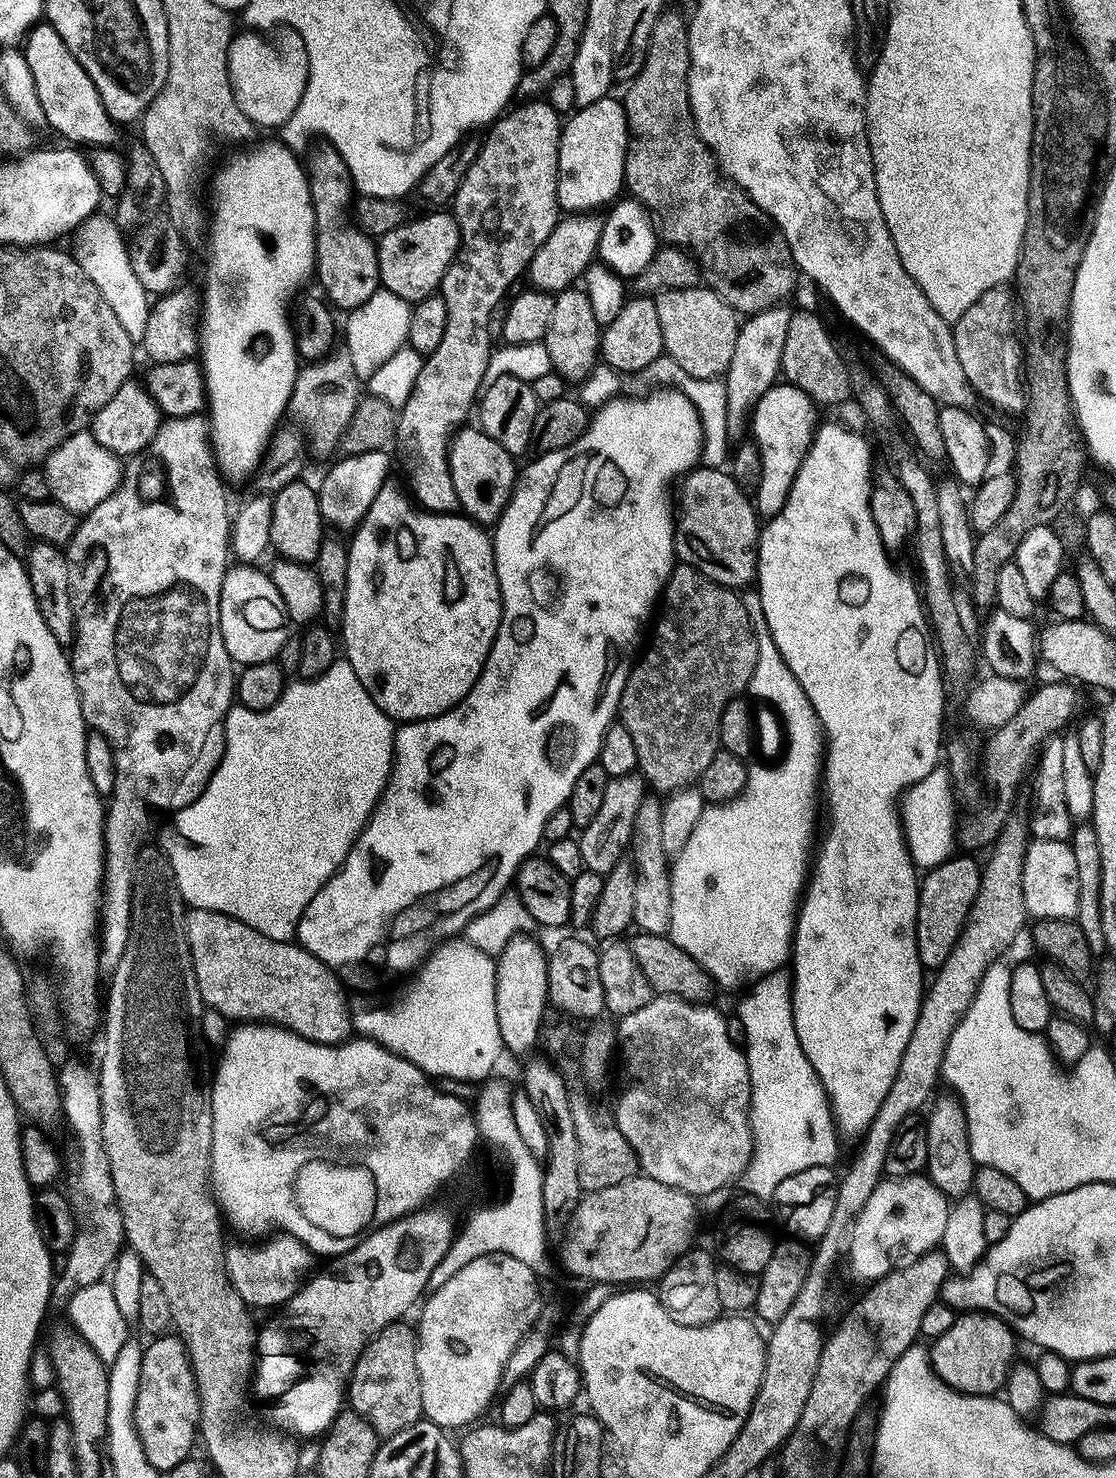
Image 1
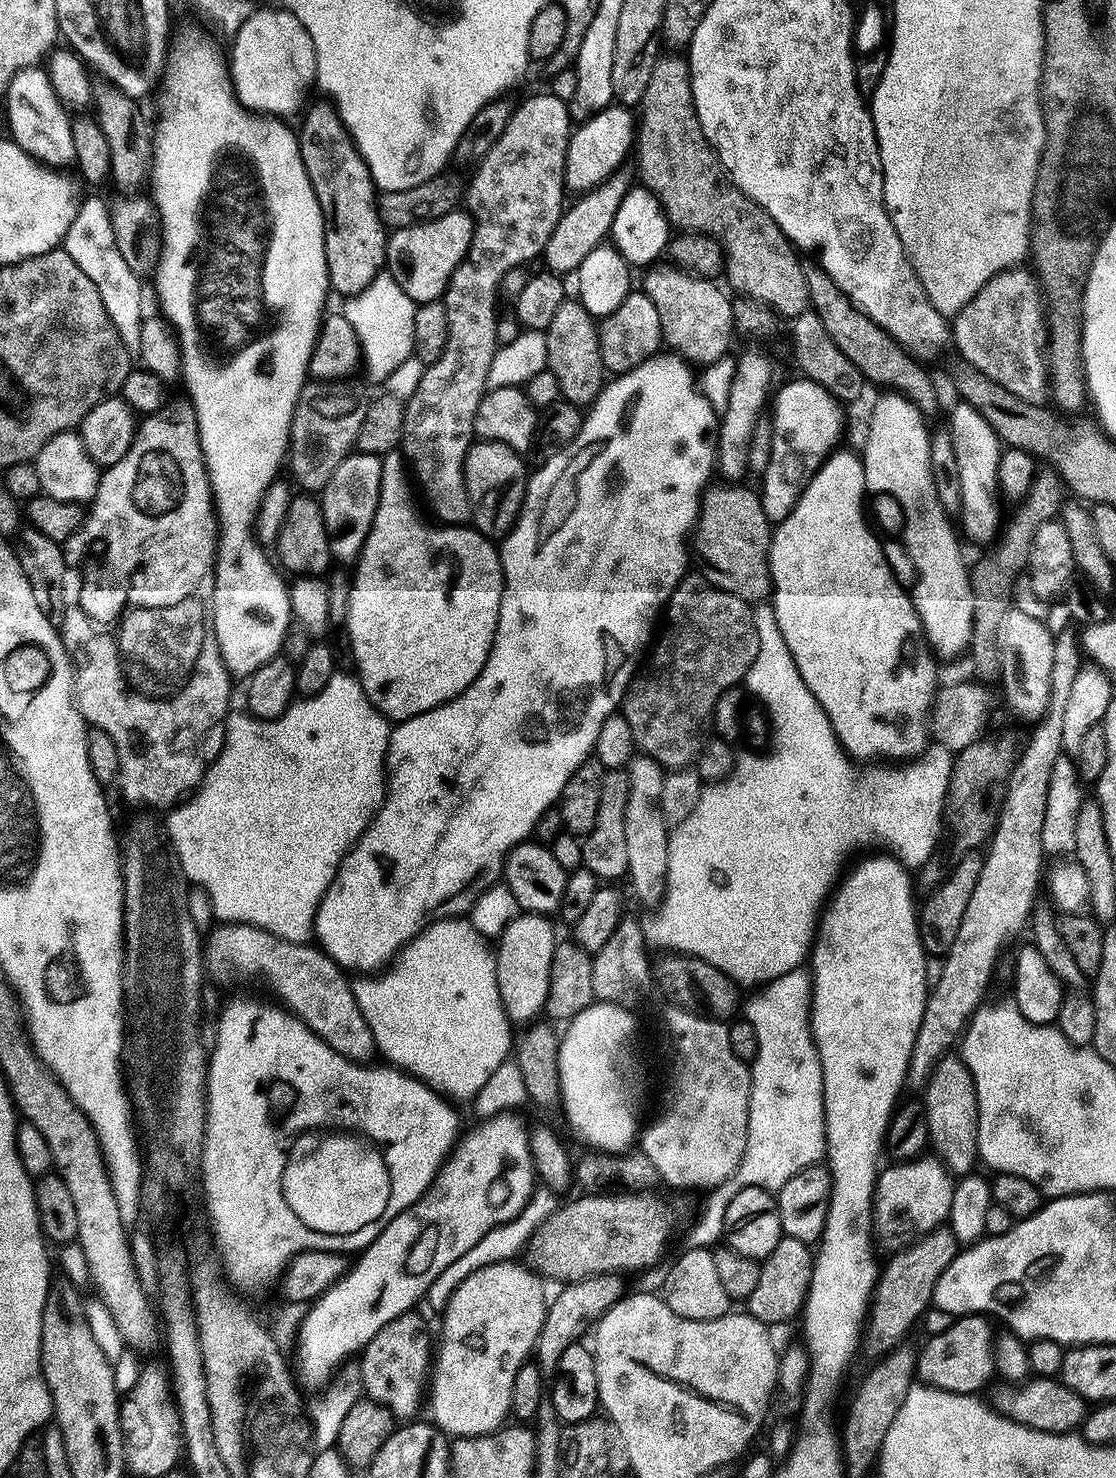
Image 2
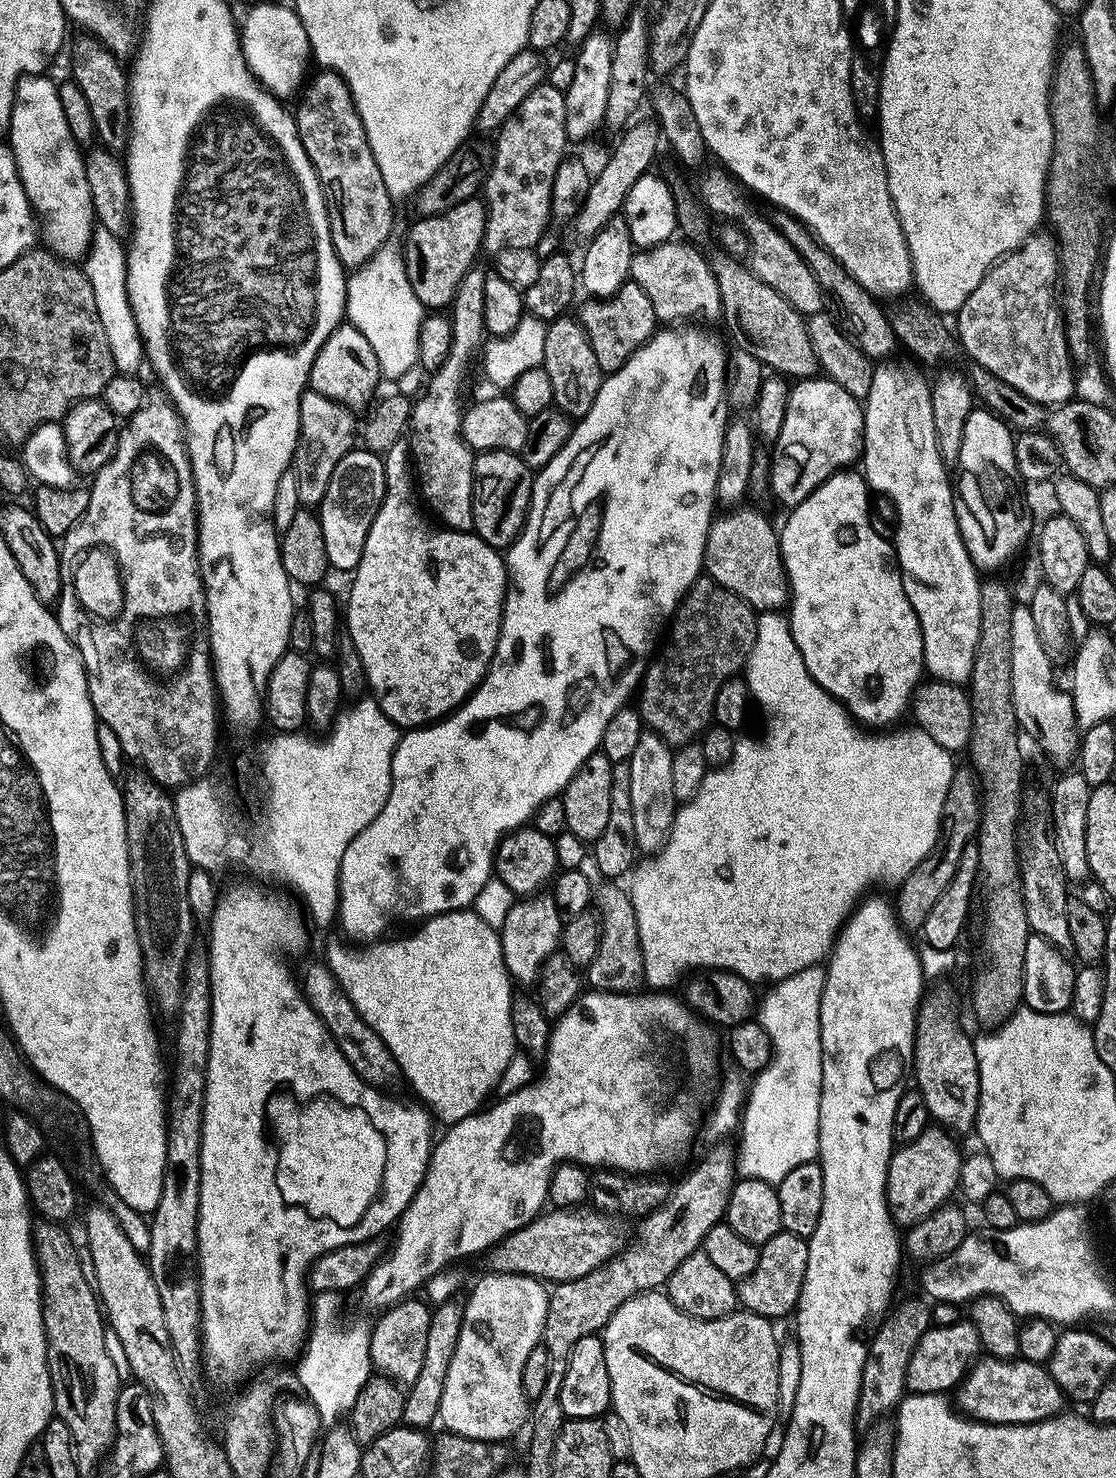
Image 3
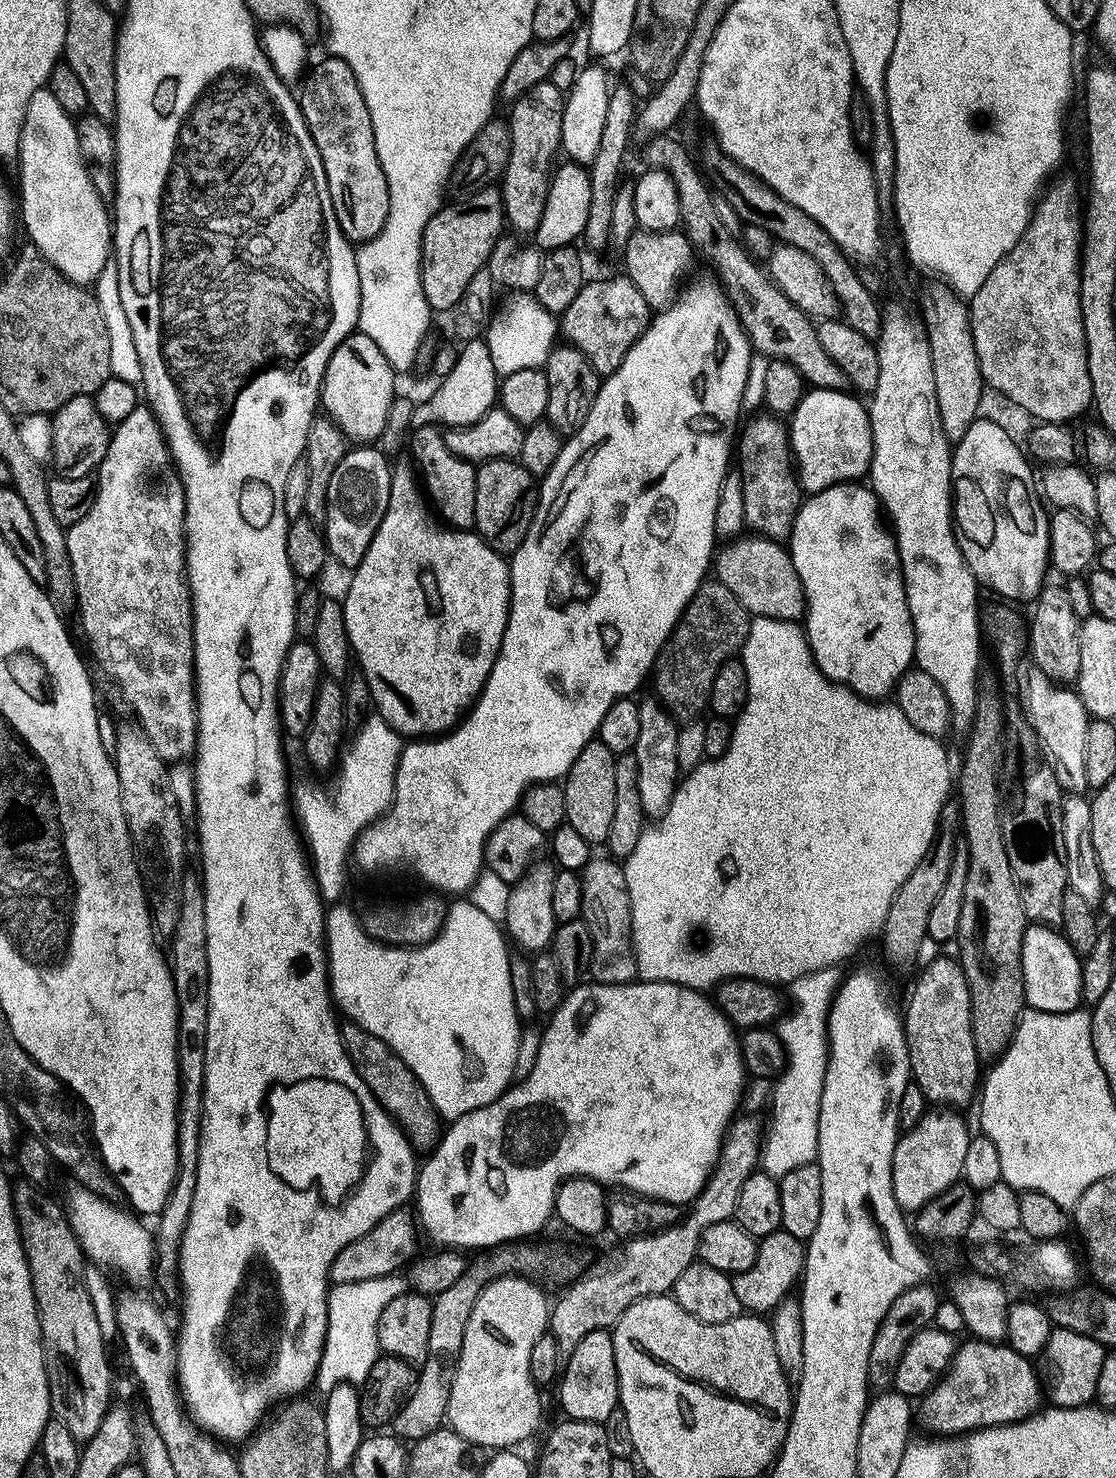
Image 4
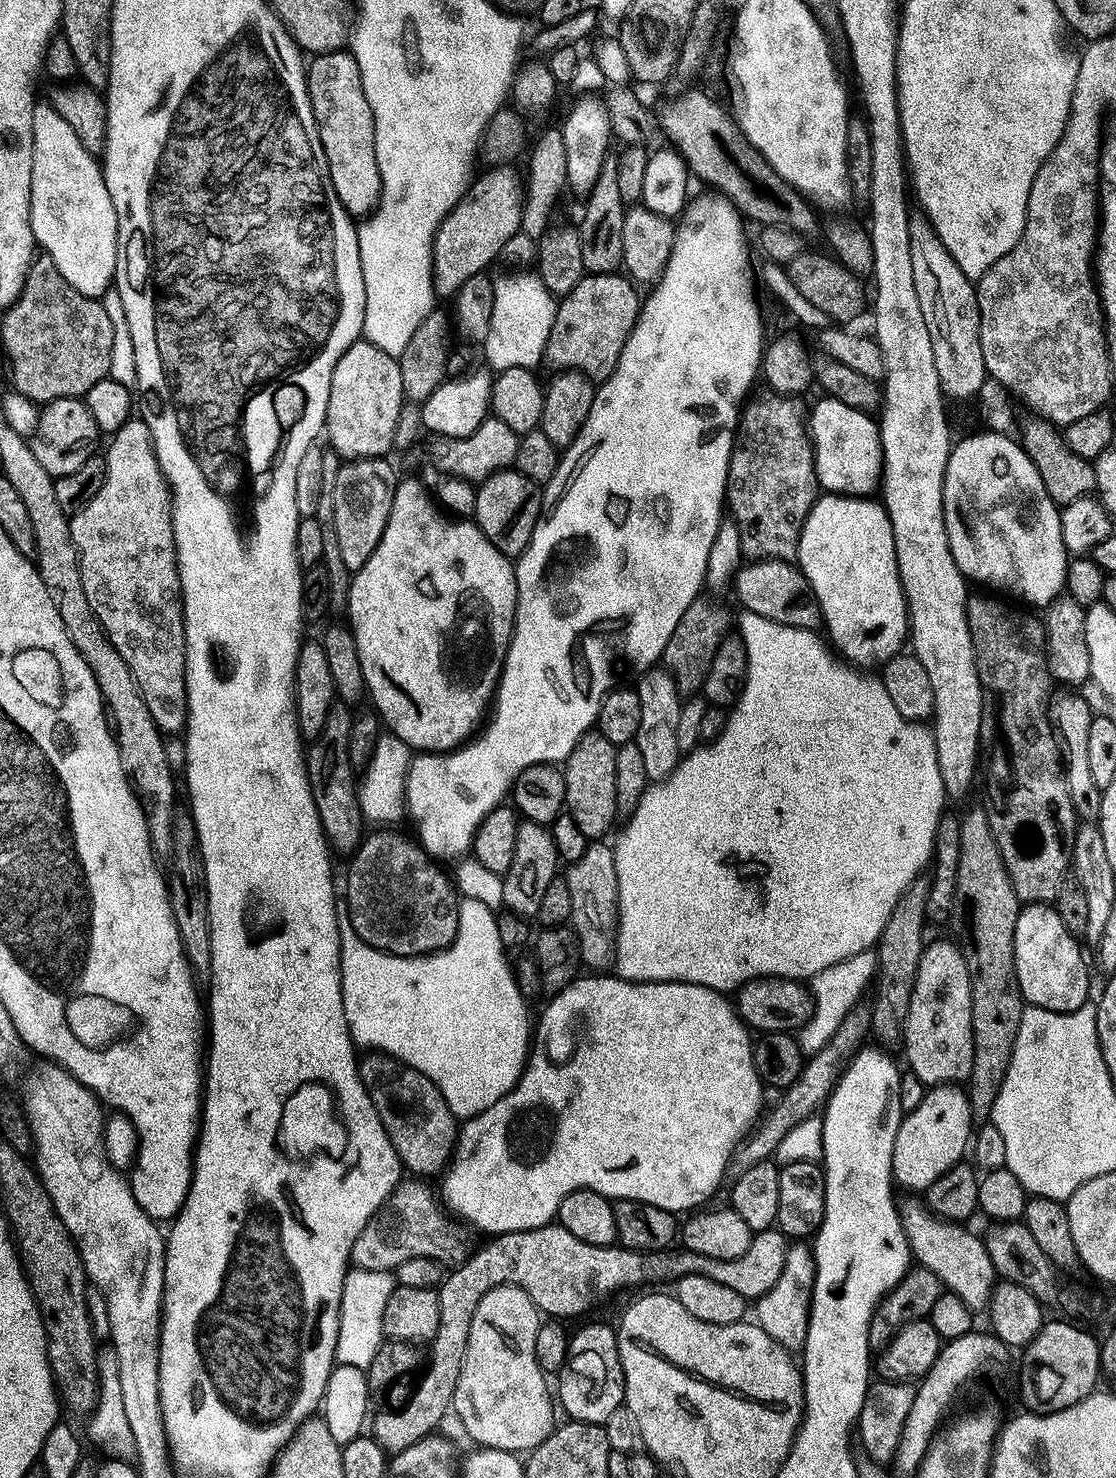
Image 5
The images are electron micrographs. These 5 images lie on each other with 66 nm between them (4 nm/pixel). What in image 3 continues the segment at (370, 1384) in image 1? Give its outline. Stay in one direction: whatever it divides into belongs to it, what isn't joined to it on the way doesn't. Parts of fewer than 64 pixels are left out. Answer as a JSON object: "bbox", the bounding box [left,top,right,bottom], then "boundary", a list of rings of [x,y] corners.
{"bbox":[369,1299,432,1386],"boundary":[[[423,1299],[399,1300],[391,1308],[379,1313],[376,1325],[371,1325],[369,1338],[370,1358],[373,1369],[379,1375],[401,1385],[411,1386],[422,1374],[422,1362],[426,1358],[426,1337],[430,1334],[432,1308]]]}

